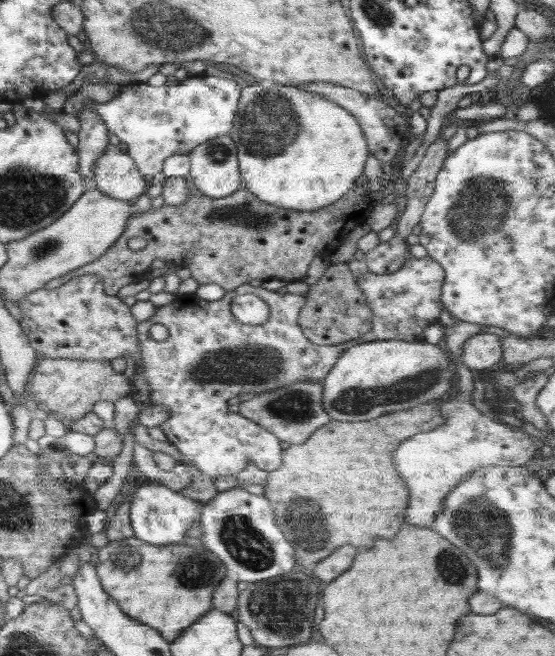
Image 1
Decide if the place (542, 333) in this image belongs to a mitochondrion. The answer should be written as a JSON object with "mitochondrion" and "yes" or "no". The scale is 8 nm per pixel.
{"mitochondrion":"no"}

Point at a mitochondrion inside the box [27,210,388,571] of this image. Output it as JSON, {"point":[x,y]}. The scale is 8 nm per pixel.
{"point":[311,515]}

